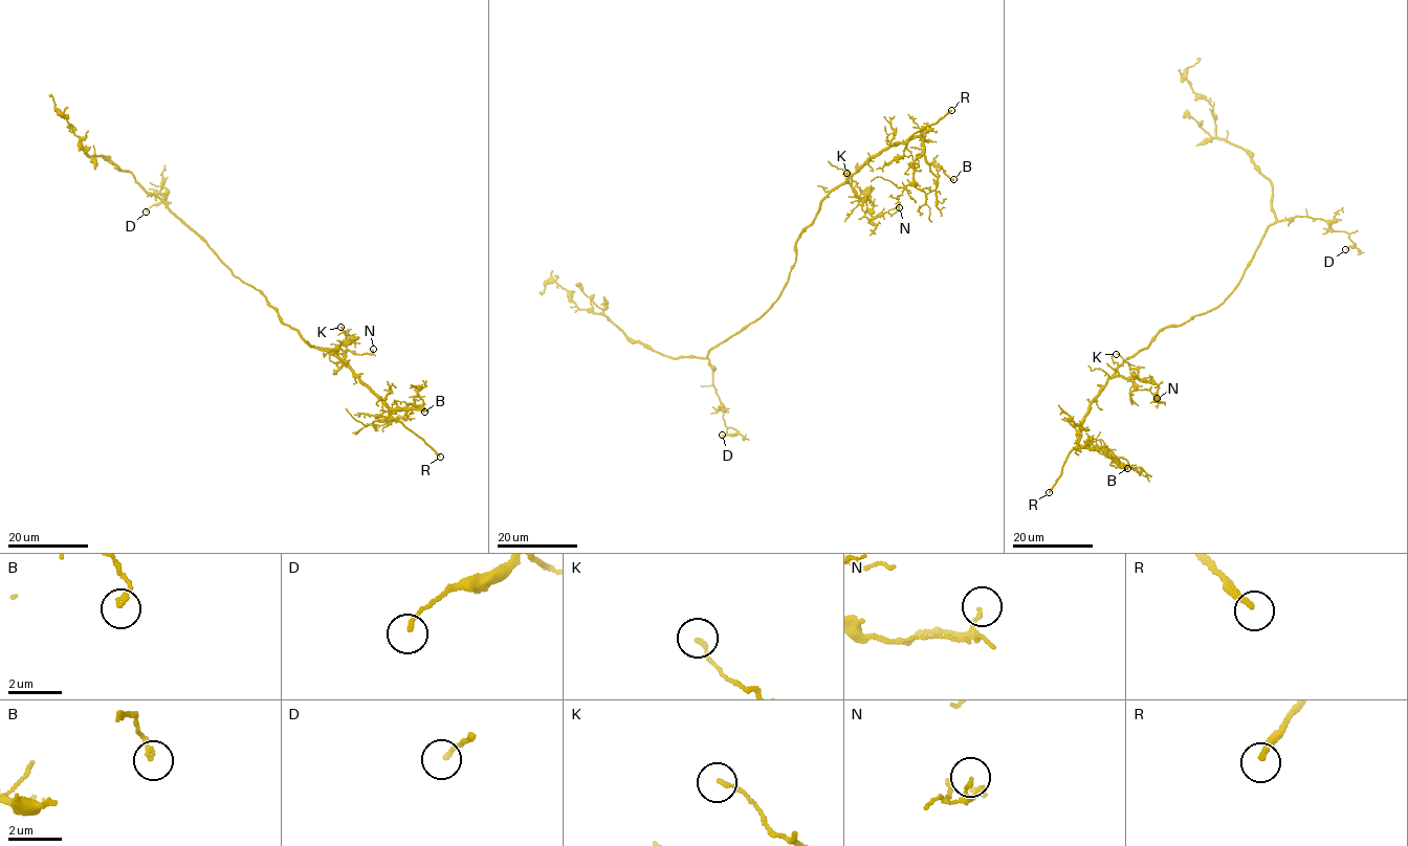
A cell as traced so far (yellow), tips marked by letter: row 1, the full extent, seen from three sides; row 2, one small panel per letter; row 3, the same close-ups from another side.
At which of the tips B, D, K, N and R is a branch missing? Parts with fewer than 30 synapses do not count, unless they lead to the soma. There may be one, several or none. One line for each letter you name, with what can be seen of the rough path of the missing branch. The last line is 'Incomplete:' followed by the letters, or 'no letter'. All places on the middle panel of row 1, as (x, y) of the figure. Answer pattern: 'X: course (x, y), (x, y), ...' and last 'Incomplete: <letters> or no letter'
R: course (951, 110), (966, 104), (982, 110), (981, 82), (966, 47)
Incomplete: R

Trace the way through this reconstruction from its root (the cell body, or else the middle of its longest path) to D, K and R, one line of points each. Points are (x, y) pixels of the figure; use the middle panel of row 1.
D: (784, 284), (779, 297), (763, 315), (709, 351), (707, 359), (724, 424), (736, 431), (722, 435)
K: (784, 284), (795, 262), (795, 241), (812, 223), (826, 196), (848, 182), (860, 198), (867, 195), (846, 173)
R: (784, 284), (795, 262), (795, 241), (812, 223), (826, 196), (864, 162), (904, 143), (951, 110)

